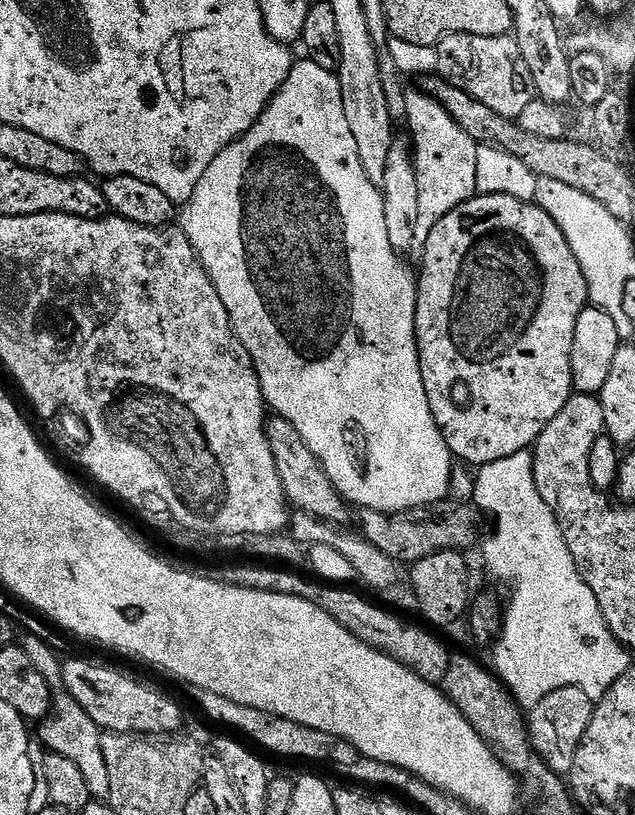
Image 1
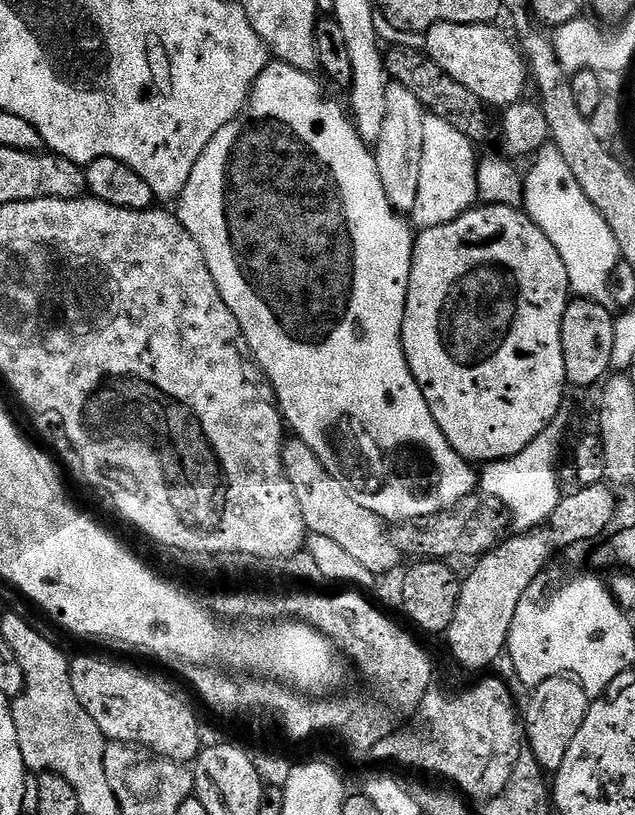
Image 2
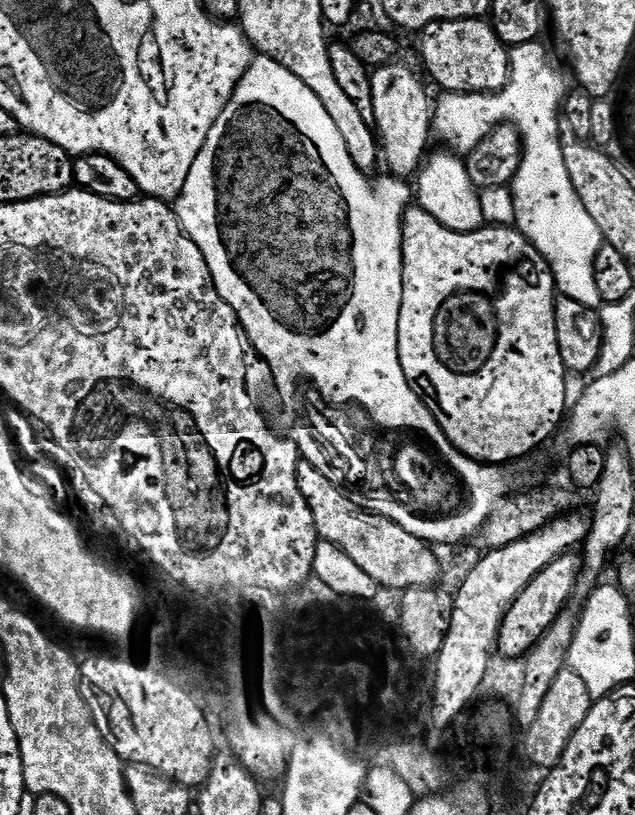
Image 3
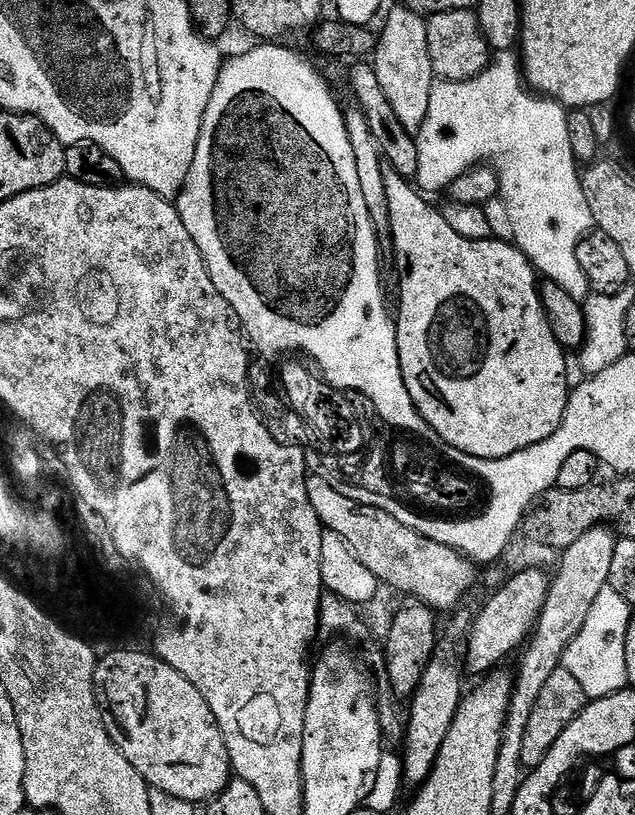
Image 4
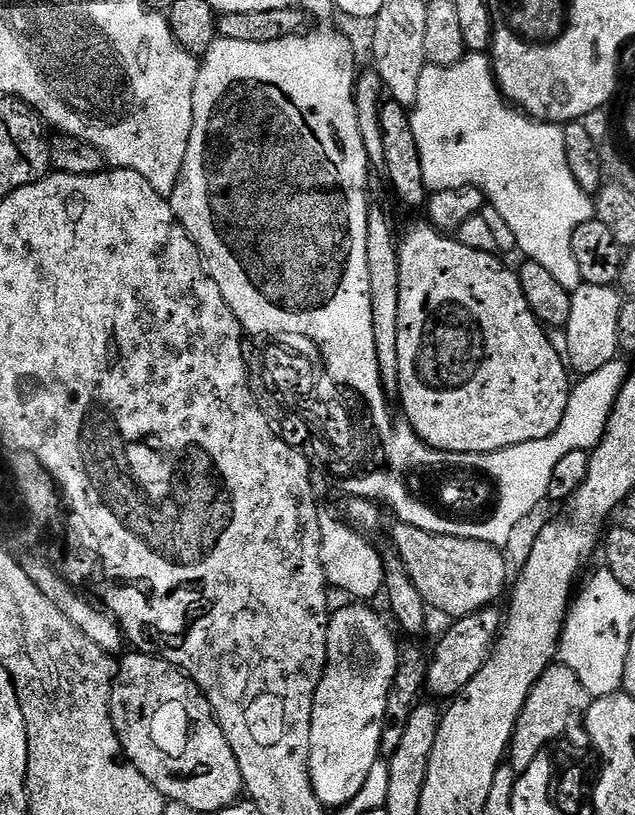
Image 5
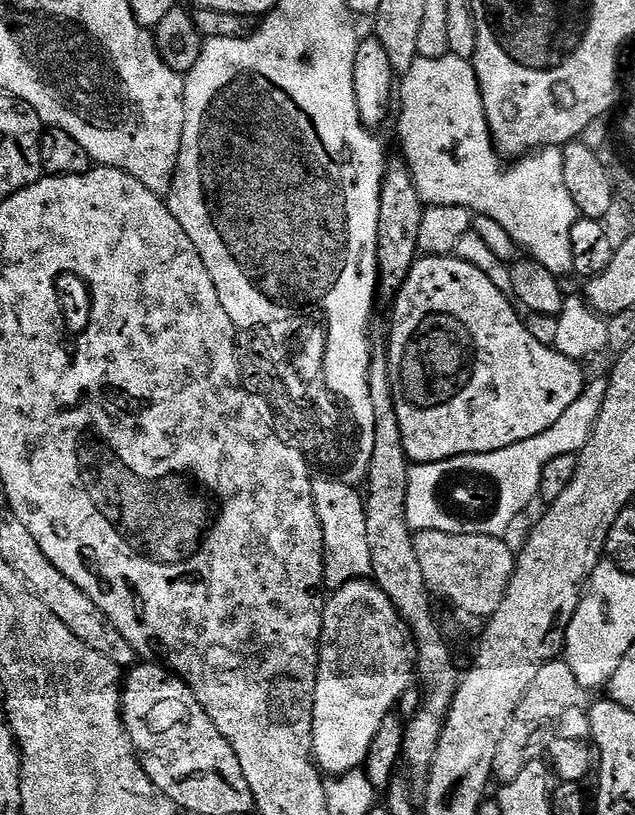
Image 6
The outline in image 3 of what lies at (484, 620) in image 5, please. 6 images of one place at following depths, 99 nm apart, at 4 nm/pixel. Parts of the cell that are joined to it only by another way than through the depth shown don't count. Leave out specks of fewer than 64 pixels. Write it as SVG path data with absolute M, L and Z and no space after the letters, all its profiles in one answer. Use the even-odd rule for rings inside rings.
M564 553L530 580L530 585L515 599L499 628L497 651L501 657L521 659L529 654L567 607L566 602L571 601L582 569L583 561L577 553Z

